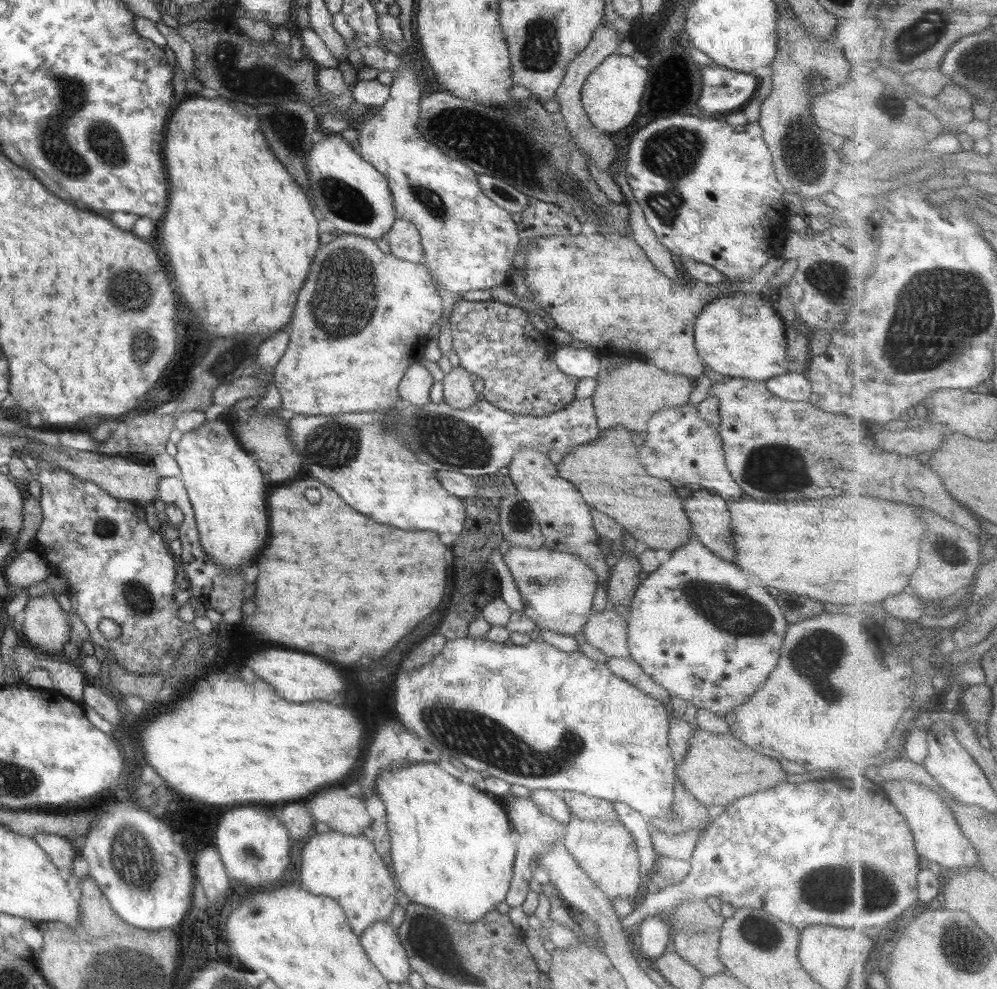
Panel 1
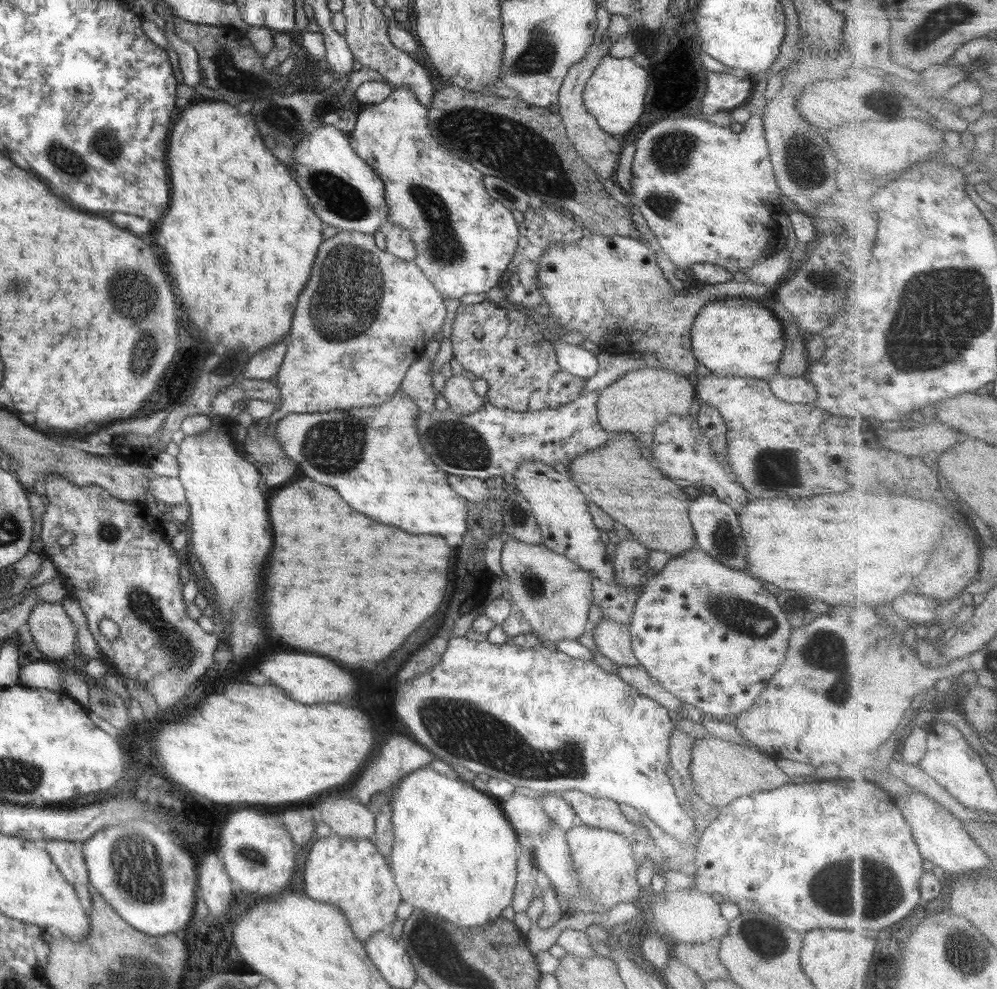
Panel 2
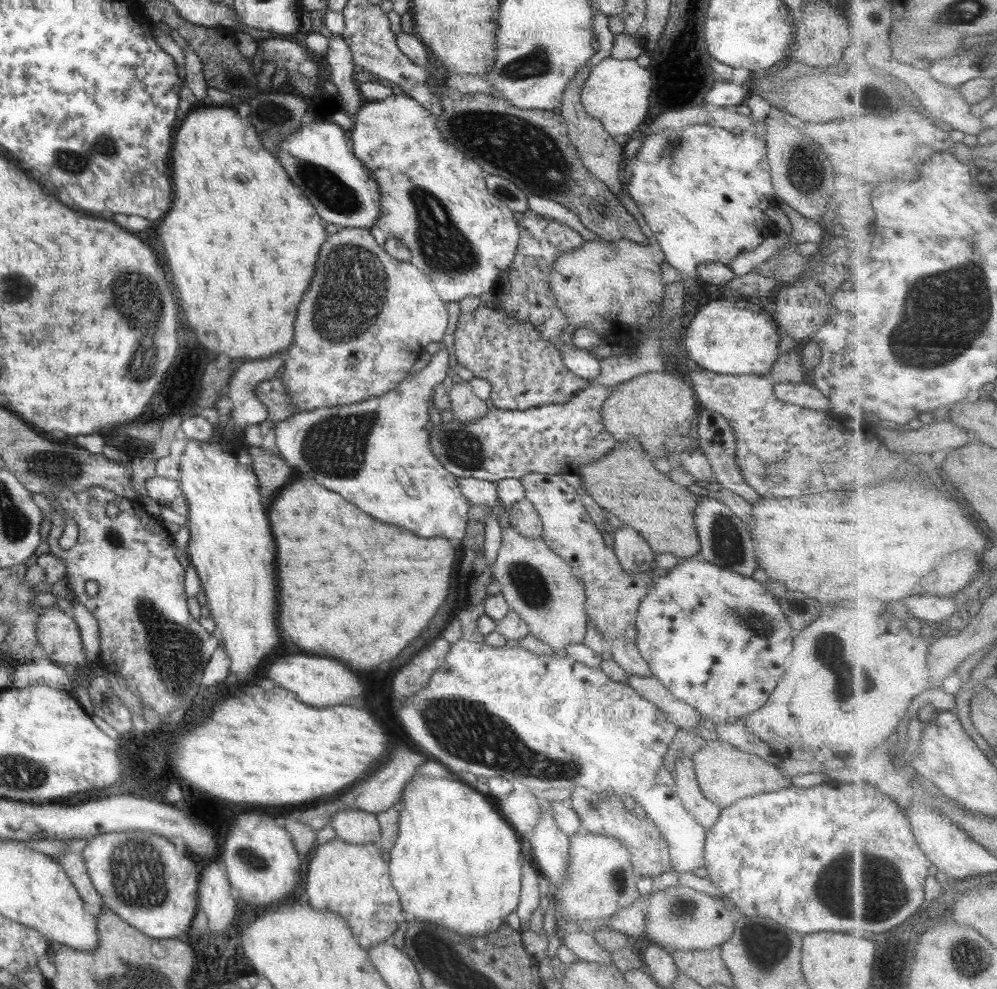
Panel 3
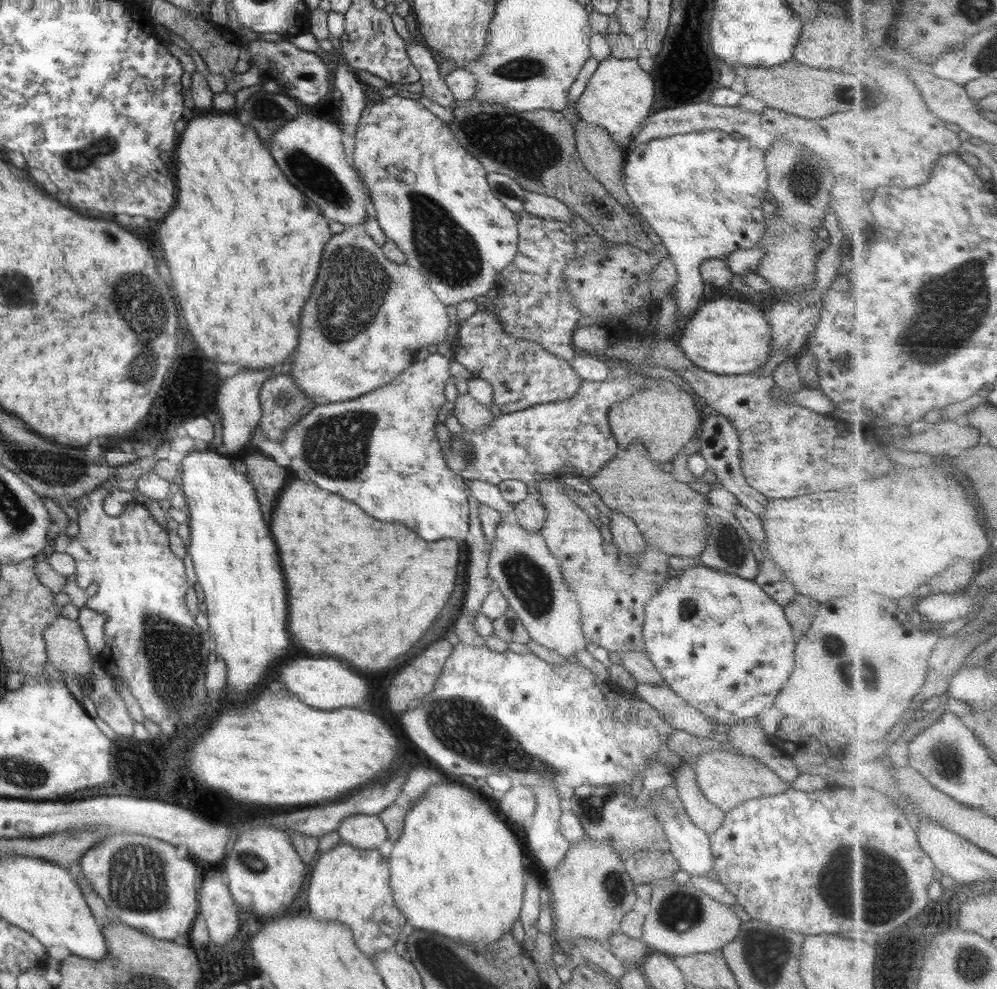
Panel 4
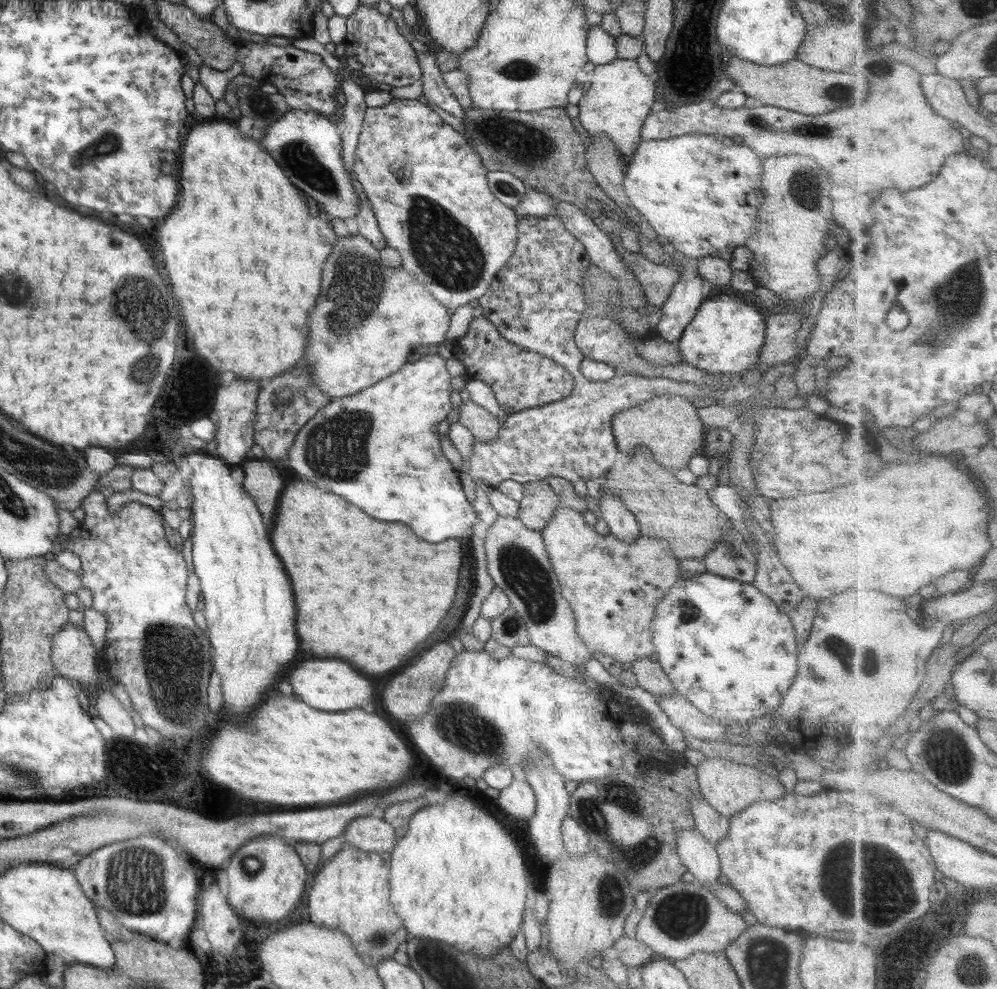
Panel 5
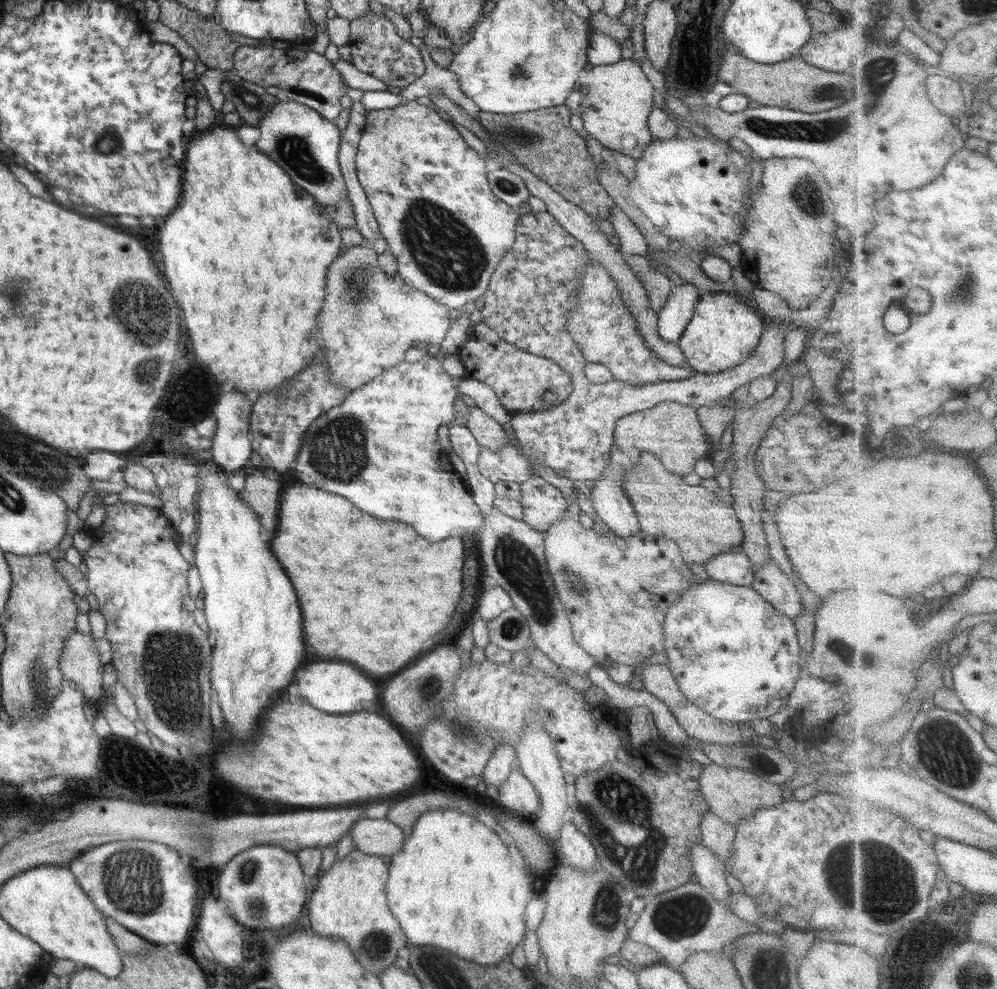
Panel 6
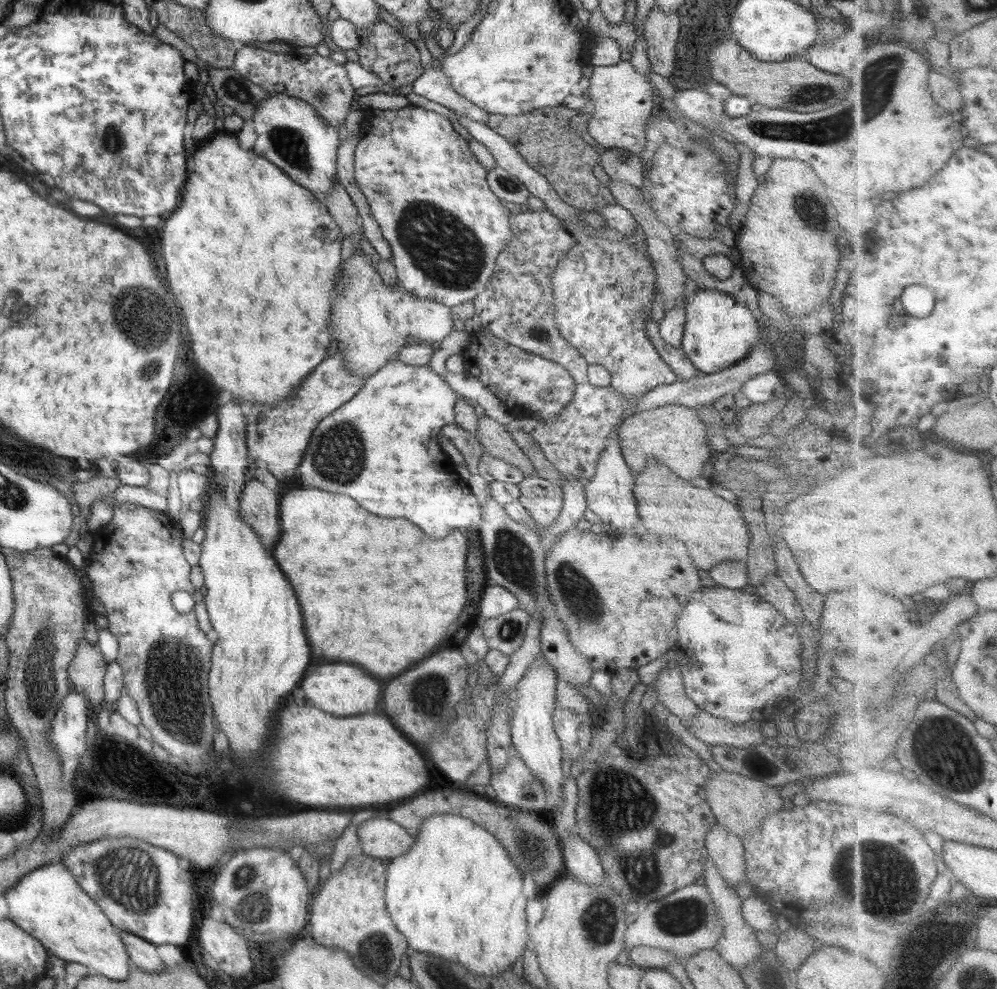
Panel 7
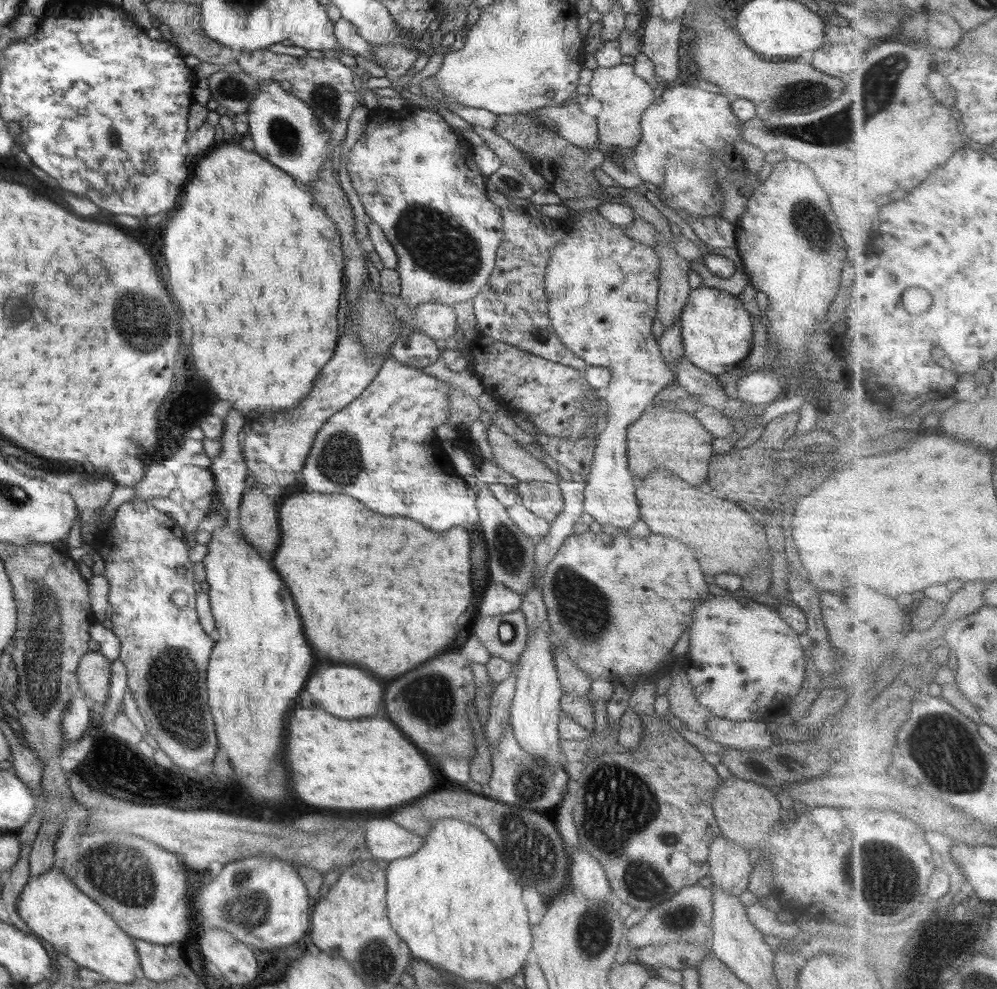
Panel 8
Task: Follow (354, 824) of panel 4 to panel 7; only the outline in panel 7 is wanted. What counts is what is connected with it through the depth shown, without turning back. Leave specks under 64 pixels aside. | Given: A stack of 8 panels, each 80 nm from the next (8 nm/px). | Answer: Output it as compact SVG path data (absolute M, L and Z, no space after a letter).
M386 816L362 822L356 832L362 852L385 861L406 854L415 841L414 835Z

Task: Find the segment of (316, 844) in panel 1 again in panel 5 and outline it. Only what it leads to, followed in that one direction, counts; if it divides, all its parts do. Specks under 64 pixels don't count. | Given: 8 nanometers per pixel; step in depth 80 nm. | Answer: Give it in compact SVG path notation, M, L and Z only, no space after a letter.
M345 845L324 861L313 876L308 892L308 918L318 927L342 930L350 937L354 950L366 966L376 968L381 960L392 957L399 944L412 936L390 902L390 867L387 856Z

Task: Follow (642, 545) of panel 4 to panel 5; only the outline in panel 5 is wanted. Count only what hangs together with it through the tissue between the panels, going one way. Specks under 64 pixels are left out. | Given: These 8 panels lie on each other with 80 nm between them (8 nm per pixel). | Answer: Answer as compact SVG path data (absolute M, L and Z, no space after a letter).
M602 492L602 505L594 510L610 528L611 534L622 542L634 542L640 535L636 517L619 501L616 494Z

